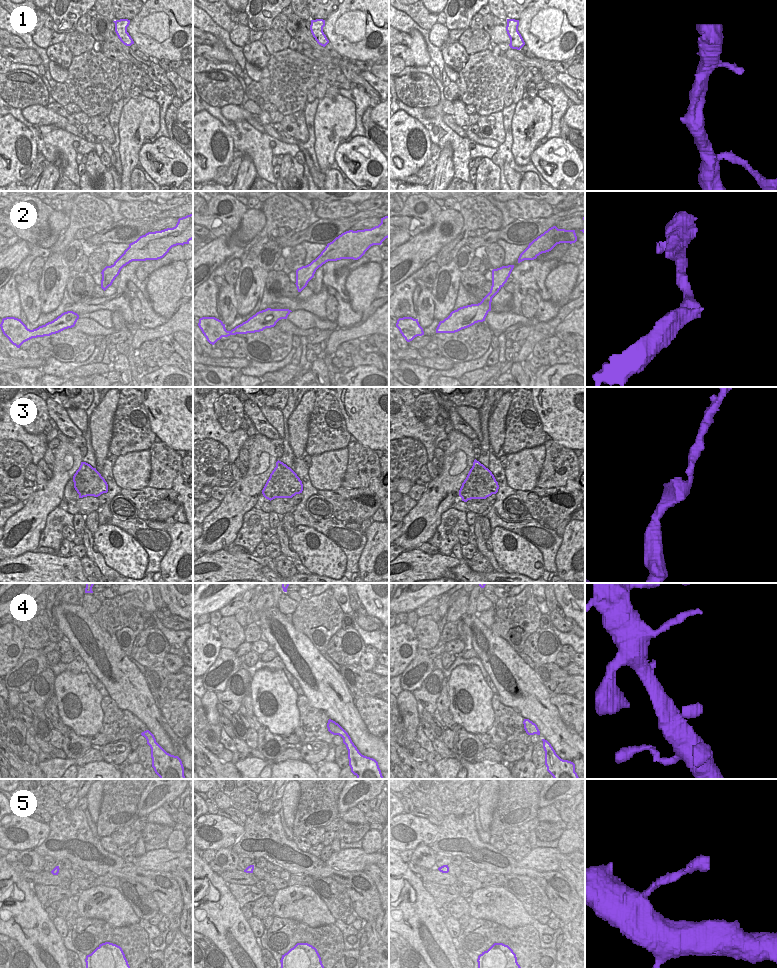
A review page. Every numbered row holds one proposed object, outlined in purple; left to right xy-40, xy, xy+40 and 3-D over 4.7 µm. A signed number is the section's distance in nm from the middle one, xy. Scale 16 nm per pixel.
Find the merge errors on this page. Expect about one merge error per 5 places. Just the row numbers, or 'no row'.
3

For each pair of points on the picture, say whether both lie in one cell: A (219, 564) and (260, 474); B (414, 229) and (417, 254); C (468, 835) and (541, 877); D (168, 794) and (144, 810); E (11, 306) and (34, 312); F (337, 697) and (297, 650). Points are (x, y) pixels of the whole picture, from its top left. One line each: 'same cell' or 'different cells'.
A: different cells
B: different cells
C: same cell
D: same cell
E: different cells
F: same cell

